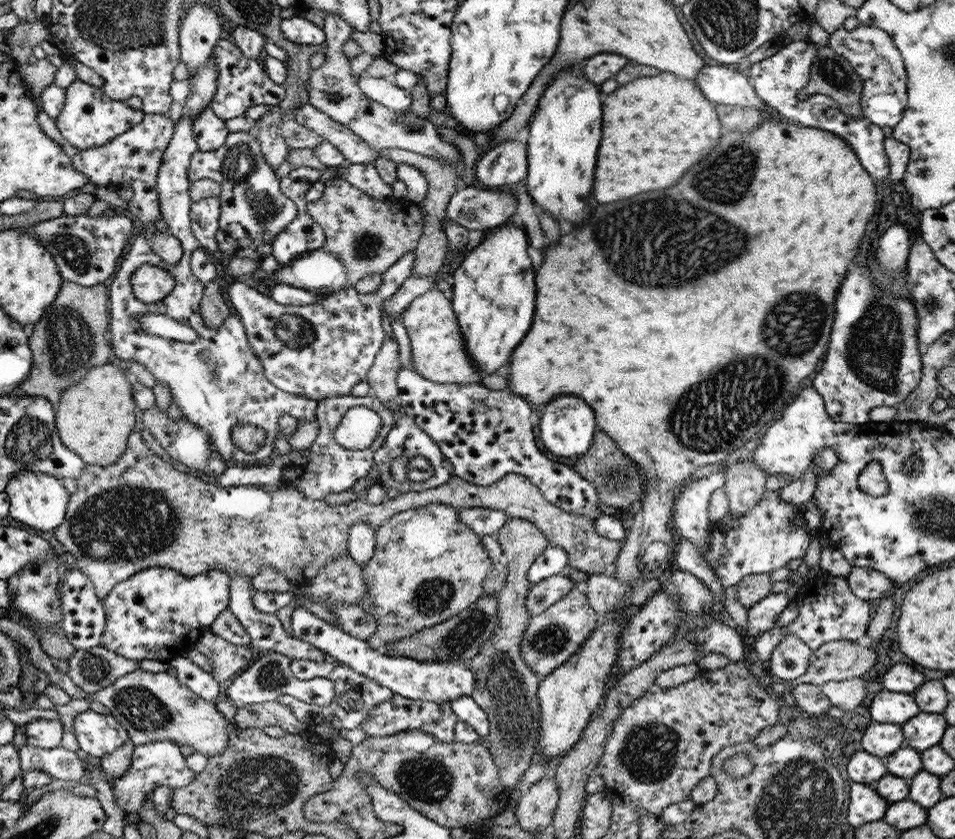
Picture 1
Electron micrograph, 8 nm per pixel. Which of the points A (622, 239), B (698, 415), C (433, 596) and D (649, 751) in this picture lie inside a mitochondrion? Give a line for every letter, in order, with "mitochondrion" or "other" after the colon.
A: mitochondrion
B: mitochondrion
C: mitochondrion
D: mitochondrion

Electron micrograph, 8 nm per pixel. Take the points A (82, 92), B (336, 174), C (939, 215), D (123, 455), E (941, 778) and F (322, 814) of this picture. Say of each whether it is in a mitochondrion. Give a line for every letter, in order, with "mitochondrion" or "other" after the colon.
A: other
B: other
C: other
D: other
E: other
F: other

